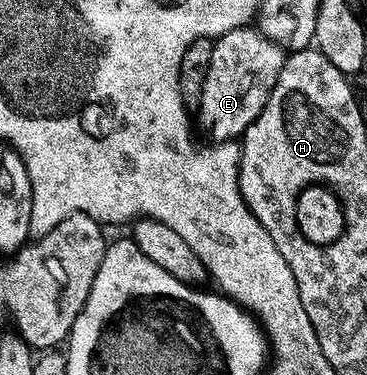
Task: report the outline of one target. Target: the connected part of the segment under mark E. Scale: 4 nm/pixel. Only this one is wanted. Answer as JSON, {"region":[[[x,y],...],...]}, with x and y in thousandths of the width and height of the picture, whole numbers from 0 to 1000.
{"region":[[[684,69],[599,96],[586,112],[580,160],[537,285],[545,336],[564,352],[583,352],[602,379],[654,371],[719,301],[744,240],[760,224],[779,152],[771,131]]]}

